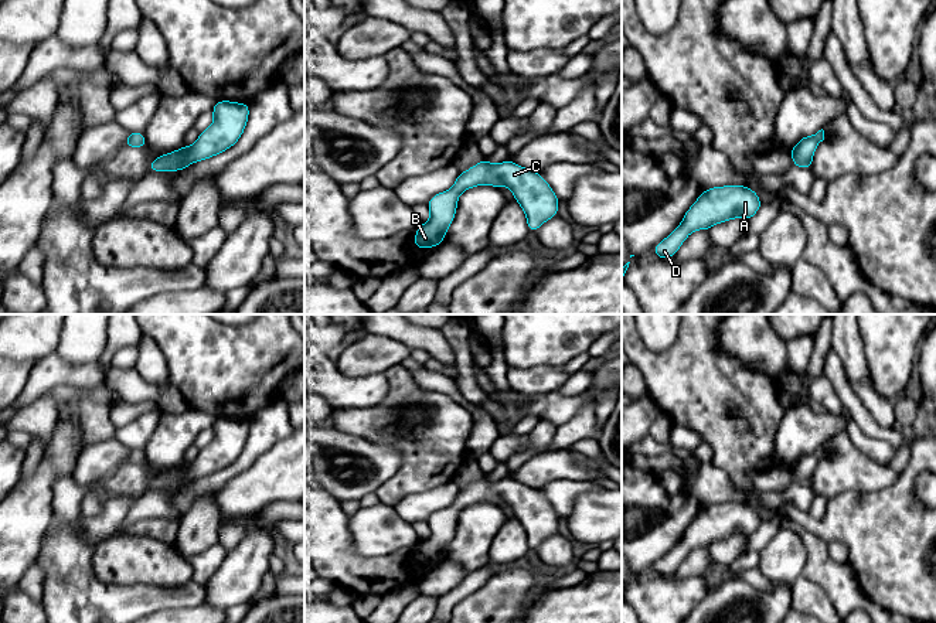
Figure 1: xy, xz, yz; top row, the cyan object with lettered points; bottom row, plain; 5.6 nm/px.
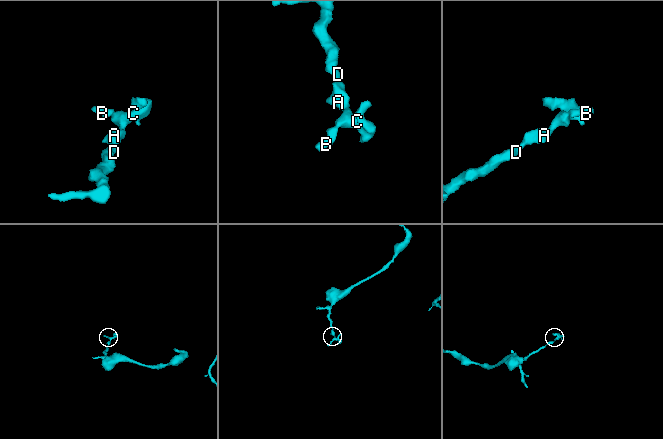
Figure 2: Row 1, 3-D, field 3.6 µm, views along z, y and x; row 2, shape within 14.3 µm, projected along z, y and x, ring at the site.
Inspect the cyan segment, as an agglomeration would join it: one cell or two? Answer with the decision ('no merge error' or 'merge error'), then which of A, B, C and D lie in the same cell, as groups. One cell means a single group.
no merge error; A B C D

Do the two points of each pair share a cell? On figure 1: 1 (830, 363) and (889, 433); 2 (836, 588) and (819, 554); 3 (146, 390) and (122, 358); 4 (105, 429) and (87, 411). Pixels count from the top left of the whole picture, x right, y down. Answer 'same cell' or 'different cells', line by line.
1: same cell
2: same cell
3: different cells
4: same cell

